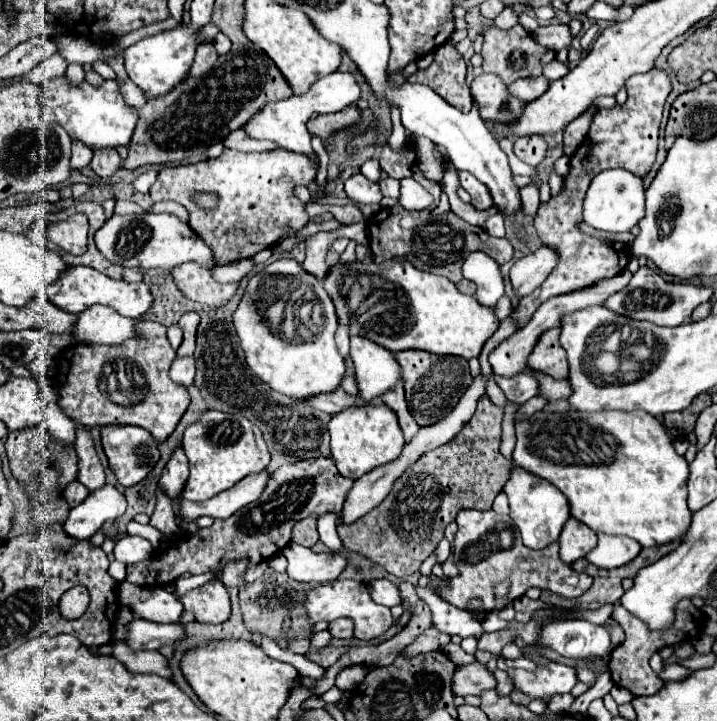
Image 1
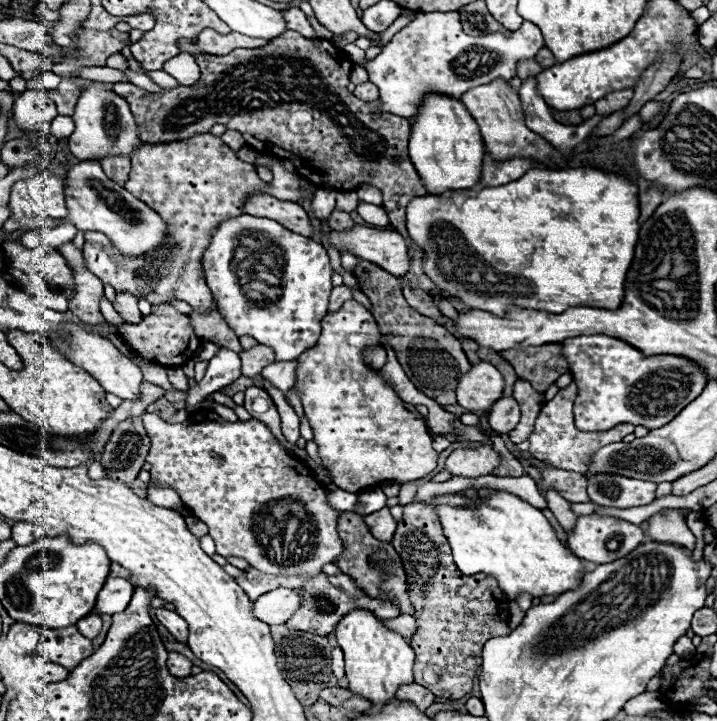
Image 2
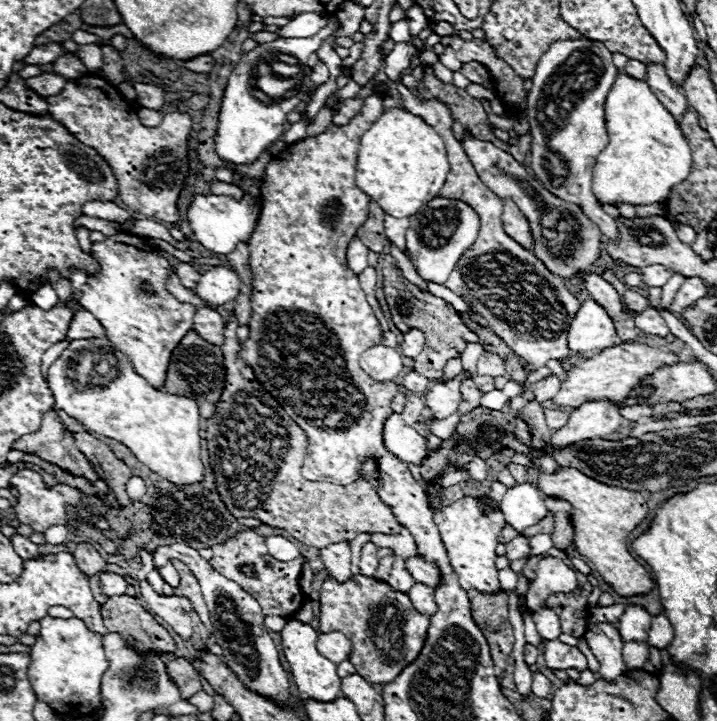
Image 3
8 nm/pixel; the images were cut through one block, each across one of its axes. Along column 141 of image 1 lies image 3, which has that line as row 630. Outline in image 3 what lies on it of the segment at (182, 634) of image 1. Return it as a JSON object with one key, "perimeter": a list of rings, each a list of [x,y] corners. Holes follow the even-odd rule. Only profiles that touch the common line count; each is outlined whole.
{"perimeter":[[[630,604],[626,606],[620,622],[618,622],[618,632],[624,640],[648,640],[650,632],[650,614],[646,608]]]}

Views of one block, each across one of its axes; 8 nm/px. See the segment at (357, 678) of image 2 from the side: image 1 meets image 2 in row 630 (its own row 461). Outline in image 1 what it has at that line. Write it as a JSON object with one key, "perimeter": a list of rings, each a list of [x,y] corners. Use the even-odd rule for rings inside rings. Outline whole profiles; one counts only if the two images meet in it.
{"perimeter":[[[368,404],[368,406],[354,406],[340,414],[336,414],[328,424],[332,442],[332,458],[338,466],[338,472],[344,478],[360,478],[366,472],[374,470],[376,466],[394,462],[404,448],[404,436],[398,426],[398,418],[386,404]]]}

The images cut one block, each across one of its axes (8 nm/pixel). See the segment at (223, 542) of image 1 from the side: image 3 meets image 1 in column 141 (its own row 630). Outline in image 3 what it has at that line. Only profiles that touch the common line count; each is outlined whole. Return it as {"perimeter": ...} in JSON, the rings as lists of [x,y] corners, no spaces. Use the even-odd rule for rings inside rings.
{"perimeter":[[[578,572],[578,588],[574,592],[558,592],[548,596],[546,606],[558,614],[564,634],[572,634],[576,638],[584,636],[588,626],[588,596],[592,588],[594,586]]]}

